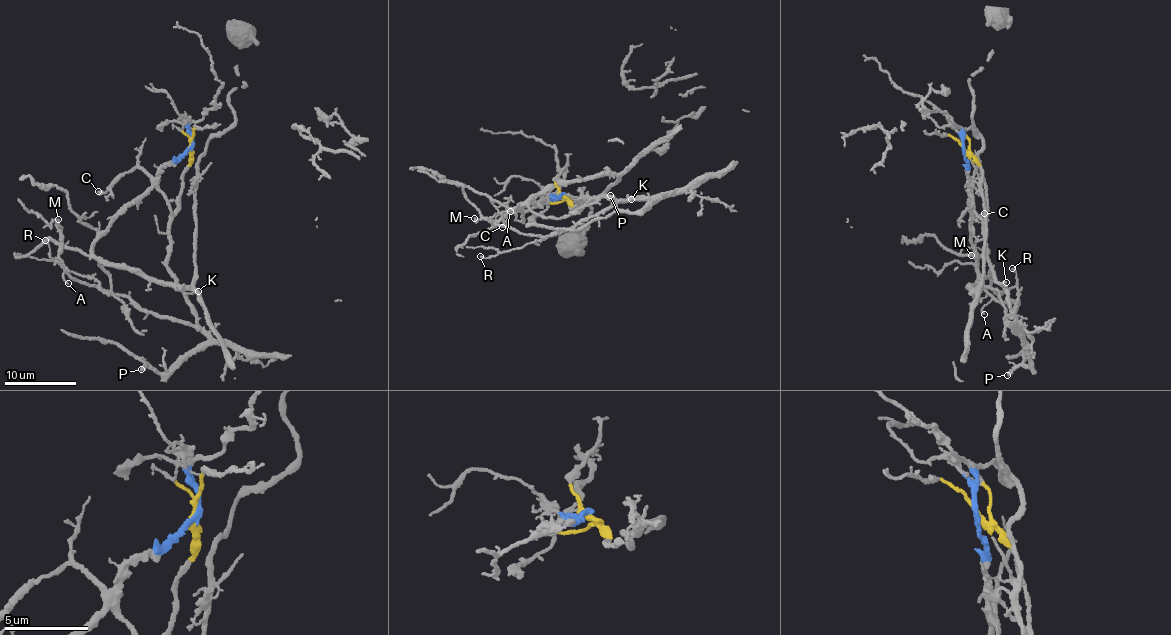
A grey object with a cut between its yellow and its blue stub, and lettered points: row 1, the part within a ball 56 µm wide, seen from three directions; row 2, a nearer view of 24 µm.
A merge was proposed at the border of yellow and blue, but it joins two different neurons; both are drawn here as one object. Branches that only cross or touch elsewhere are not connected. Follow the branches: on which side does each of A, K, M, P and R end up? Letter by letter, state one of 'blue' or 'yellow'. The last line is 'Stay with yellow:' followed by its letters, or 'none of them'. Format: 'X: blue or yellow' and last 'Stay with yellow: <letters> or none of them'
A: yellow
K: yellow
M: yellow
P: yellow
R: yellow
Stay with yellow: A, K, M, P, R

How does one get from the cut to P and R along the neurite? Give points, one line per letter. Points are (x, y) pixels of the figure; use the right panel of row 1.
P: (964, 150), (979, 165), (985, 179), (985, 257), (996, 283), (1004, 291), (1031, 365), (1018, 367), (1007, 375)
R: (964, 150), (979, 165), (985, 179), (985, 257), (1013, 315), (1007, 318), (1019, 295), (1016, 272), (1011, 268)

